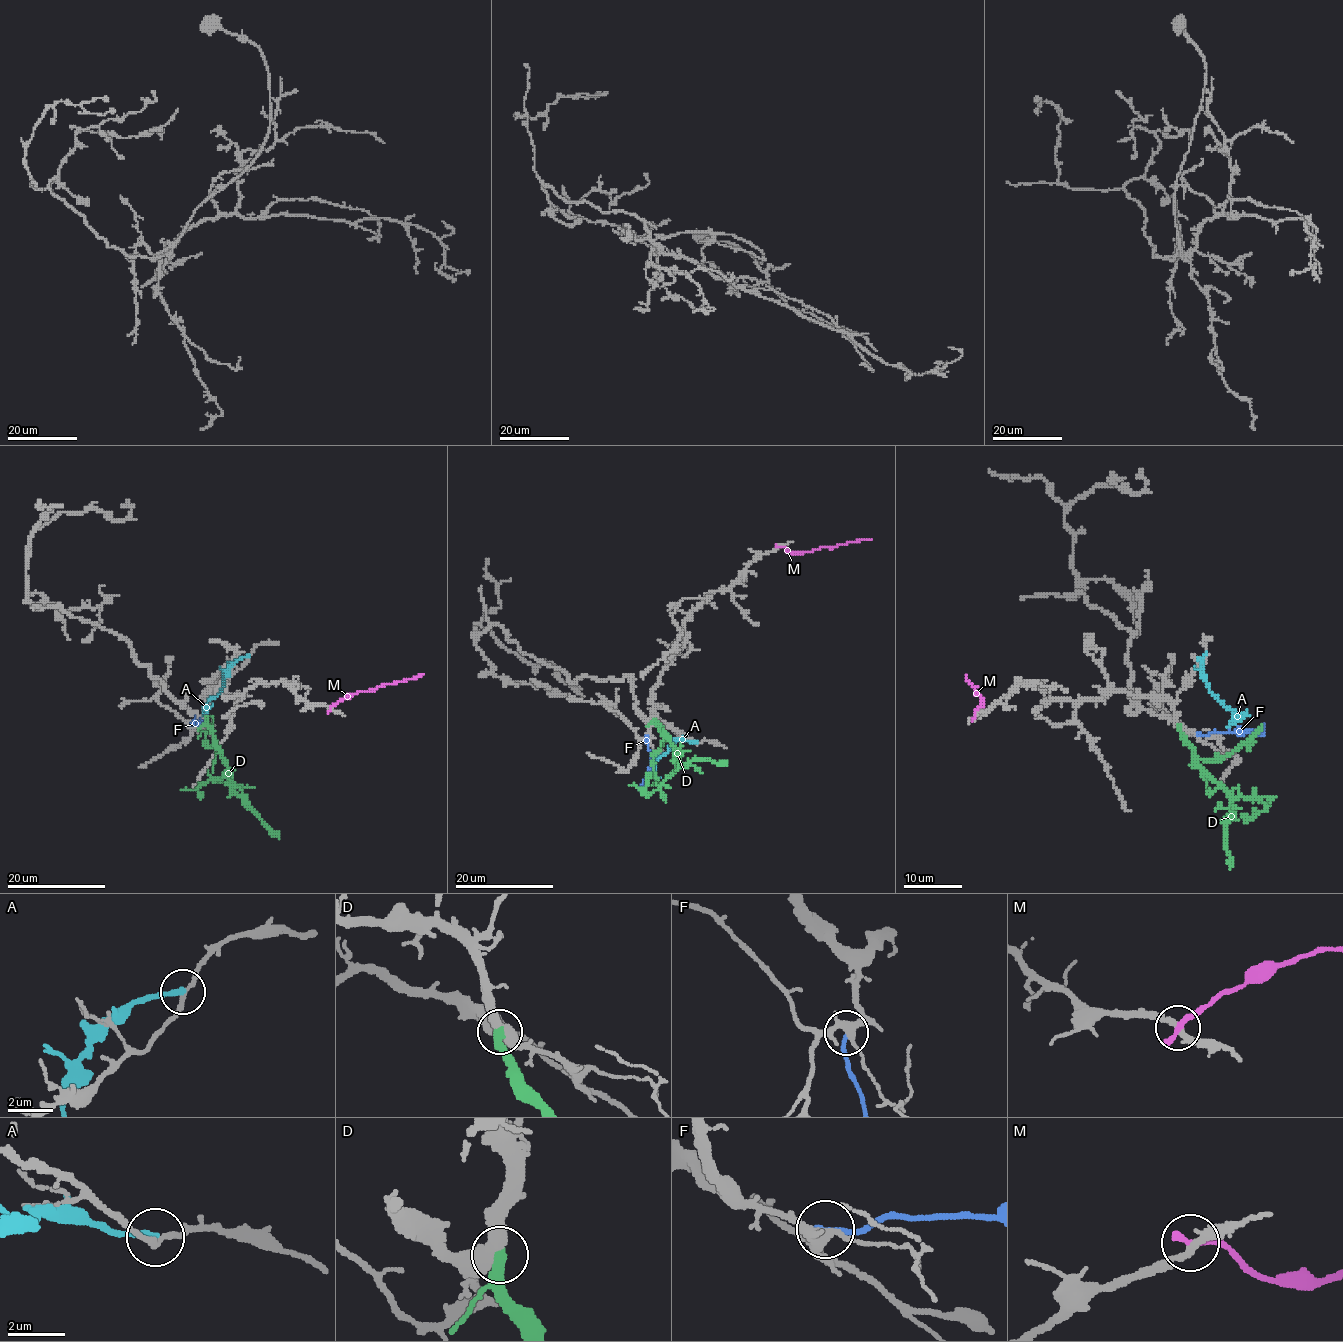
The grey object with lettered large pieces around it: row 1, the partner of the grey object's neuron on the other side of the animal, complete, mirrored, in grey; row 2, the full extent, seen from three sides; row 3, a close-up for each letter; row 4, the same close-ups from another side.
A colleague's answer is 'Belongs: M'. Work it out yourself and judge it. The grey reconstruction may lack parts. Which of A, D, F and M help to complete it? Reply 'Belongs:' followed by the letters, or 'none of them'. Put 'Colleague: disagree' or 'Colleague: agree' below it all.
Belongs: D
Colleague: disagree

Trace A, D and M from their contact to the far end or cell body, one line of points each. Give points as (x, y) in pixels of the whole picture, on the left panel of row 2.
A: (250, 656), (241, 656), (230, 667), (224, 678), (224, 687), (208, 701), (207, 708), (212, 704)
D: (205, 717), (215, 746), (223, 755), (226, 773), (231, 777), (231, 789), (279, 839)
M: (329, 708), (362, 690), (374, 690), (424, 673)

